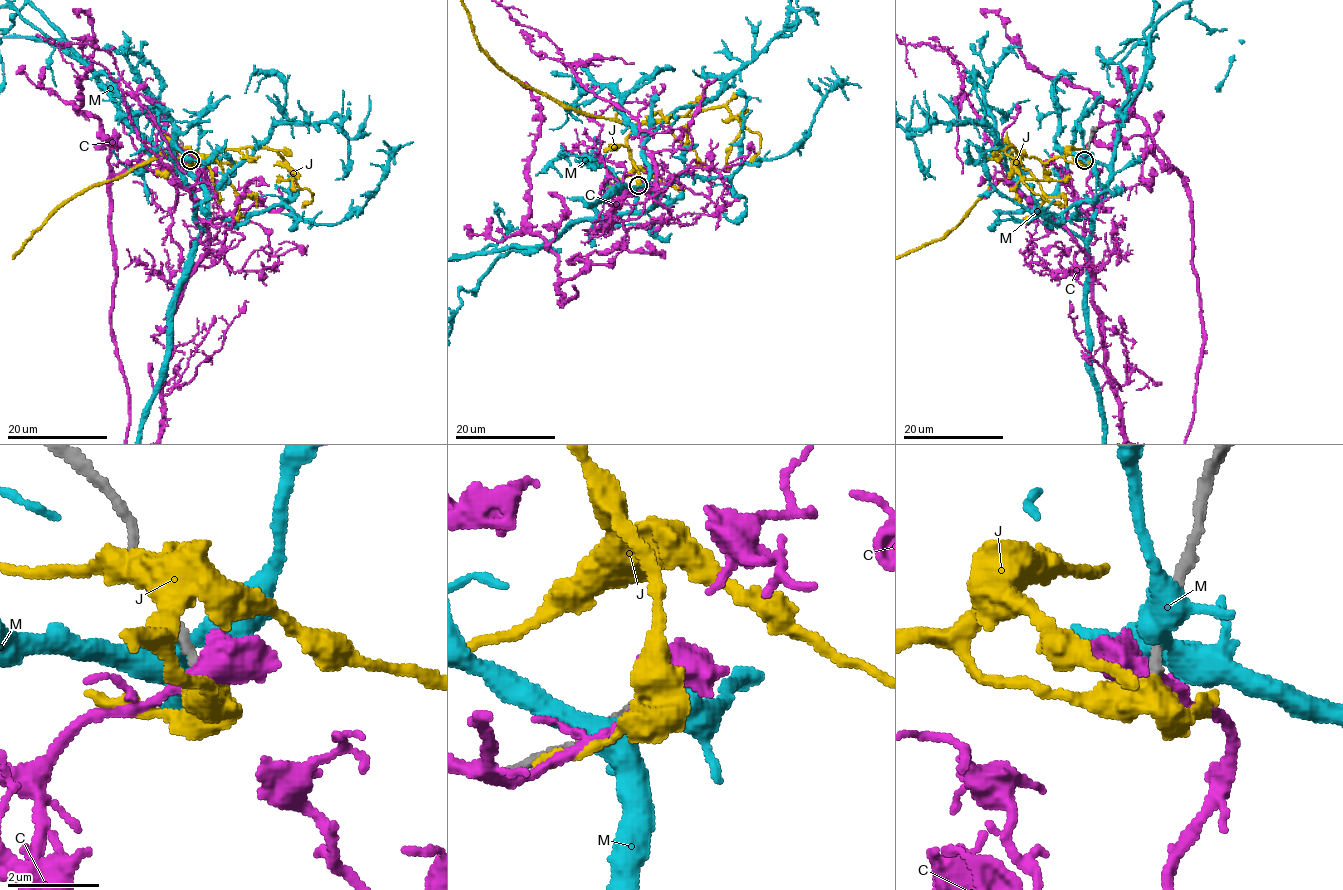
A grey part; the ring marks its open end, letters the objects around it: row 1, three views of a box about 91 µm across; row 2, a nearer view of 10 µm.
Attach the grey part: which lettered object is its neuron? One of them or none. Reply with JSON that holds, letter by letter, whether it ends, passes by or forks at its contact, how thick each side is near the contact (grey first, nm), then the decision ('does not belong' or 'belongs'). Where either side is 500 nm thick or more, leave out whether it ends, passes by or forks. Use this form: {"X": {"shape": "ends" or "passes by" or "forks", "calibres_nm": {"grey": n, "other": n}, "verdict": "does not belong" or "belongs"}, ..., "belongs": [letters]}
{"C": {"shape": "passes by", "calibres_nm": {"grey": 240, "other": 400}, "verdict": "does not belong"}, "J": {"calibres_nm": {"grey": 240, "other": 500}, "verdict": "belongs"}, "M": {"shape": "passes by", "calibres_nm": {"grey": 300, "other": 480}, "verdict": "does not belong"}, "belongs": ["J"]}

